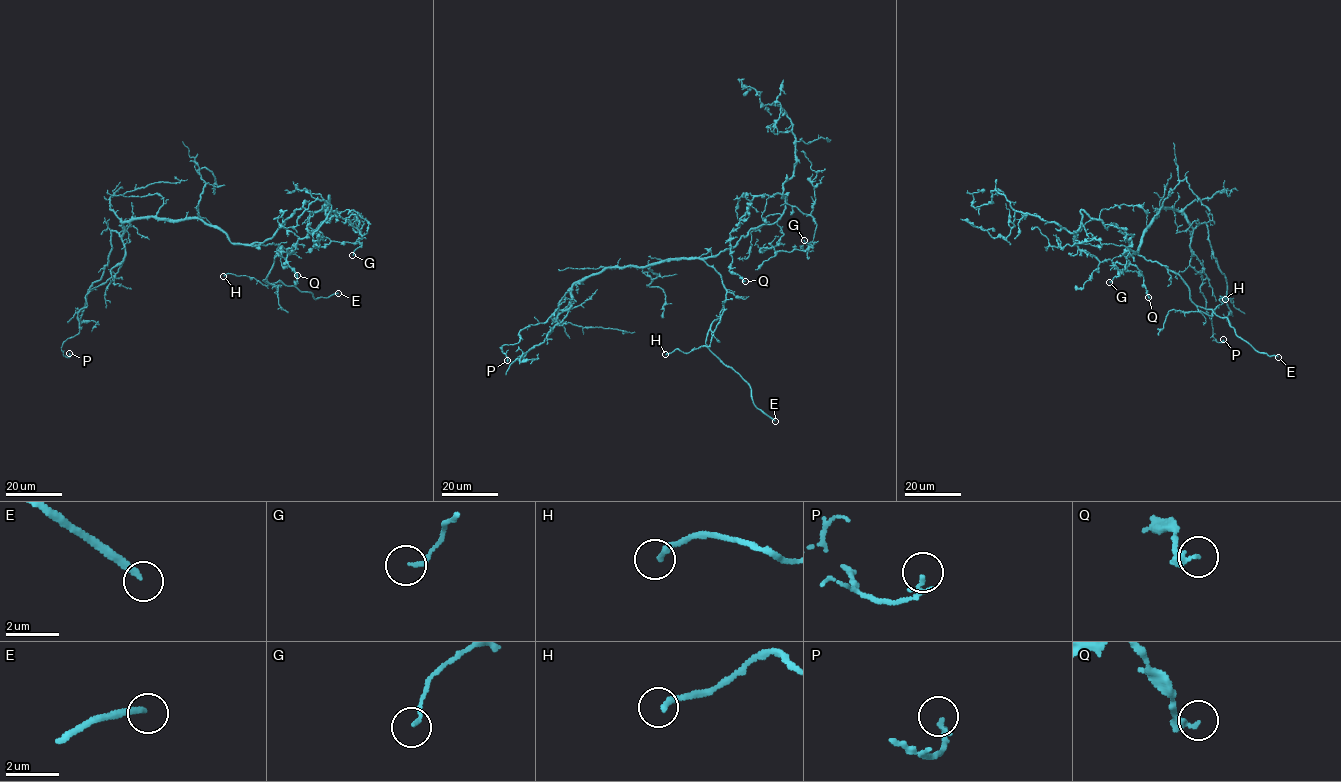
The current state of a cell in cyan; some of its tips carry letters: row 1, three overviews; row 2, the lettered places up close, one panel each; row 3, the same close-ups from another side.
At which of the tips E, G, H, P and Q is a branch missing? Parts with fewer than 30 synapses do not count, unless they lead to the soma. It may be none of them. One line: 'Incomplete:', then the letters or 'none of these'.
Incomplete: E

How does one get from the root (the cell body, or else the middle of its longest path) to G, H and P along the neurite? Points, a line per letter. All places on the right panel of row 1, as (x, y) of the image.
G: (1137, 252), (1117, 225), (1107, 229), (1105, 225), (1132, 236), (1124, 255), (1125, 269), (1109, 282)
H: (1137, 252), (1178, 275), (1199, 310), (1212, 315), (1222, 304), (1220, 299), (1225, 299)
P: (1137, 252), (1158, 210), (1184, 215), (1192, 228), (1189, 265), (1202, 275), (1213, 336), (1223, 339)

